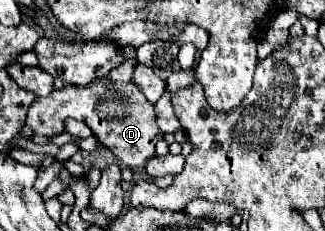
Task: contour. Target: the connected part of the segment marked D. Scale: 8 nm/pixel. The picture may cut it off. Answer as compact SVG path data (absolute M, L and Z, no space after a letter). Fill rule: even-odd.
M121 84L119 92L113 98L95 96L89 86L65 86L53 90L49 96L37 96L27 112L25 124L33 128L37 136L57 136L65 132L65 120L73 118L85 122L97 140L107 146L127 168L141 168L149 158L155 156L155 142L163 138L163 132L157 126L155 106L145 100L143 92L133 84ZM105 106L113 106L111 110Z

